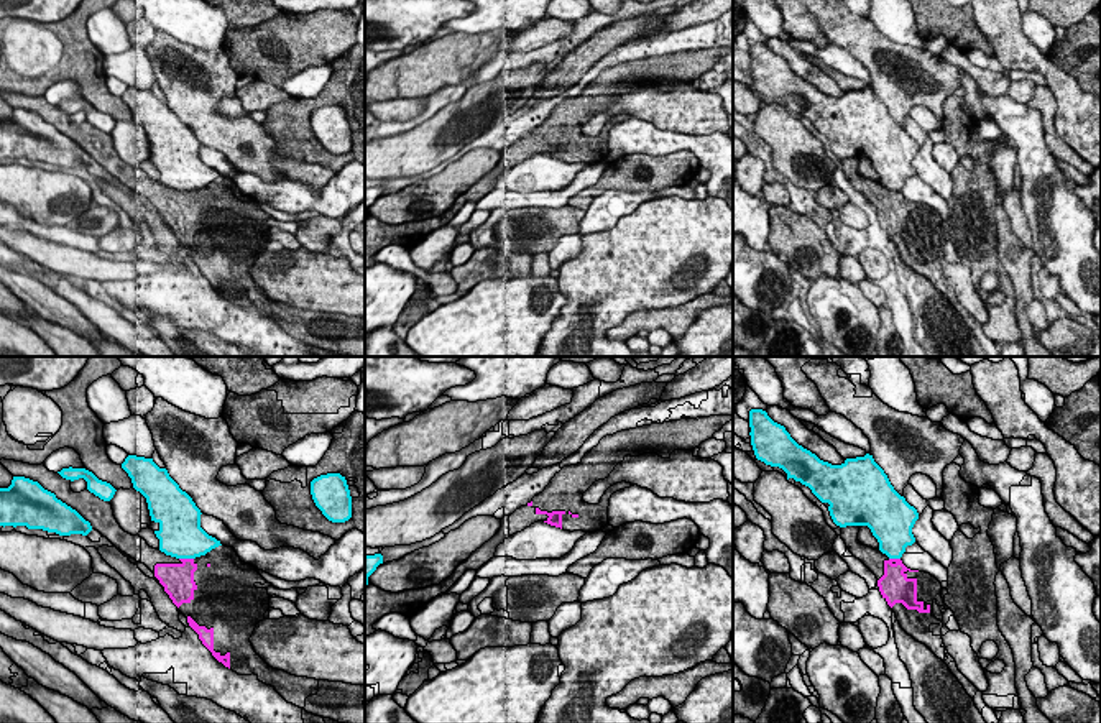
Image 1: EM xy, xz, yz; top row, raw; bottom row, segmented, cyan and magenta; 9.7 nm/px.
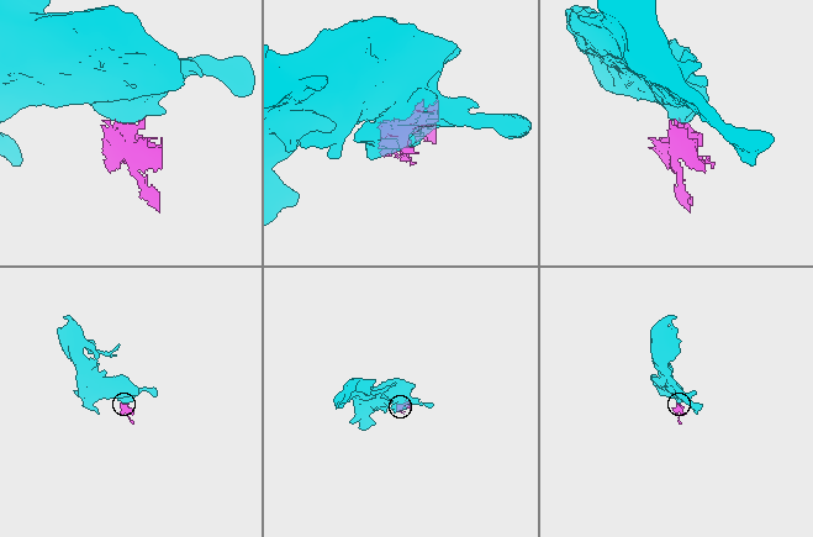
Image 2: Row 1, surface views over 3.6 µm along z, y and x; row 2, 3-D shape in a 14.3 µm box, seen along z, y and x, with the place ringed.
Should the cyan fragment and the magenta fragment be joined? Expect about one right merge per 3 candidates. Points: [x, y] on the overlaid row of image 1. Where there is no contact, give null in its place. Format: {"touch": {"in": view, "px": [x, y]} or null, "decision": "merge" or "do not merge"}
{"touch": {"in": "xy", "px": [186, 557]}, "decision": "do not merge"}

